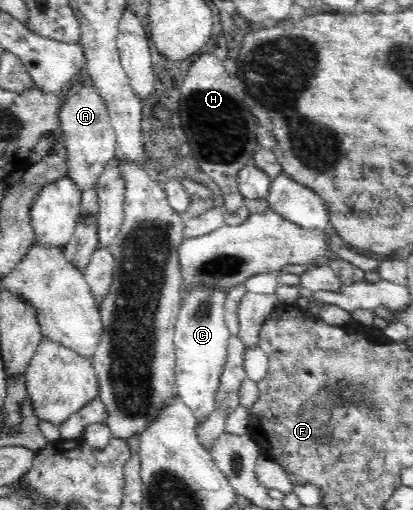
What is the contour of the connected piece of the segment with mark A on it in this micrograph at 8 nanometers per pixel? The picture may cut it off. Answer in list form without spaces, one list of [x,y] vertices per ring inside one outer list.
[[[85,83],[81,90],[65,100],[60,110],[60,130],[68,150],[68,175],[82,191],[87,186],[96,186],[105,164],[116,156],[117,146],[117,134],[96,83]]]

